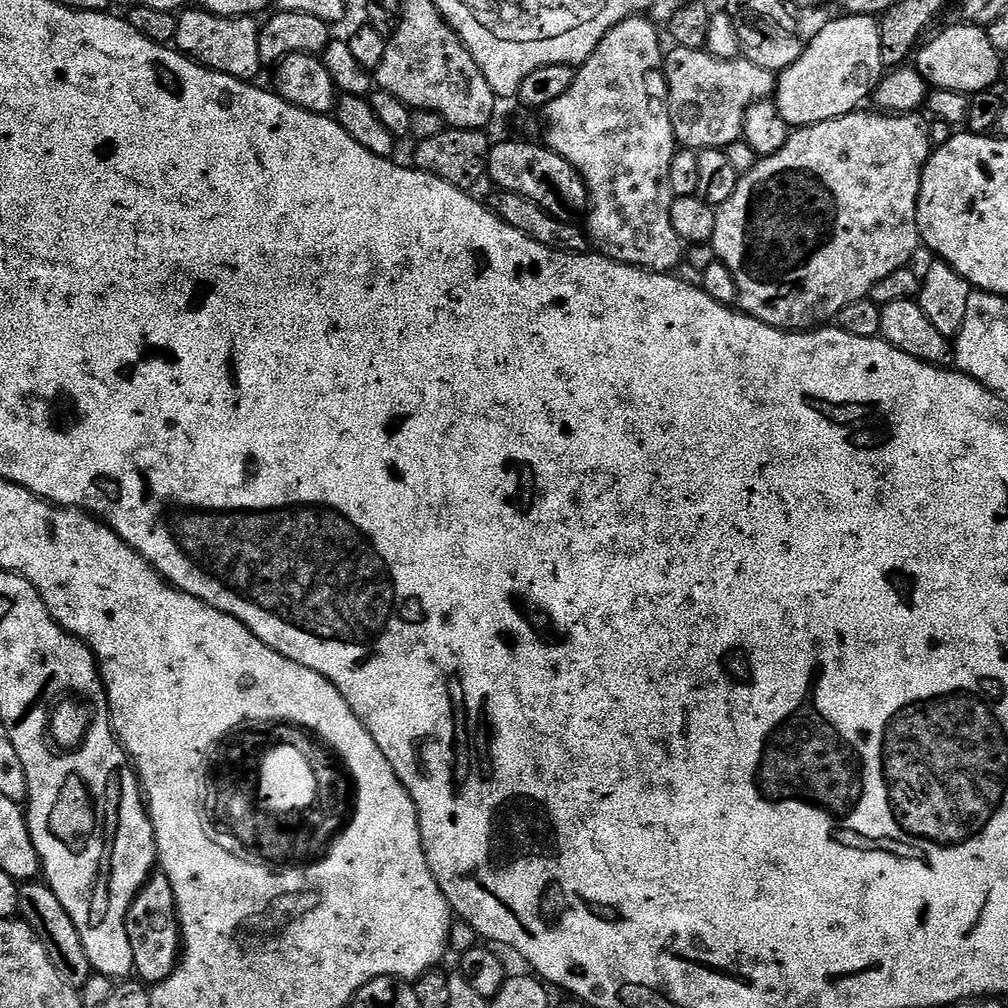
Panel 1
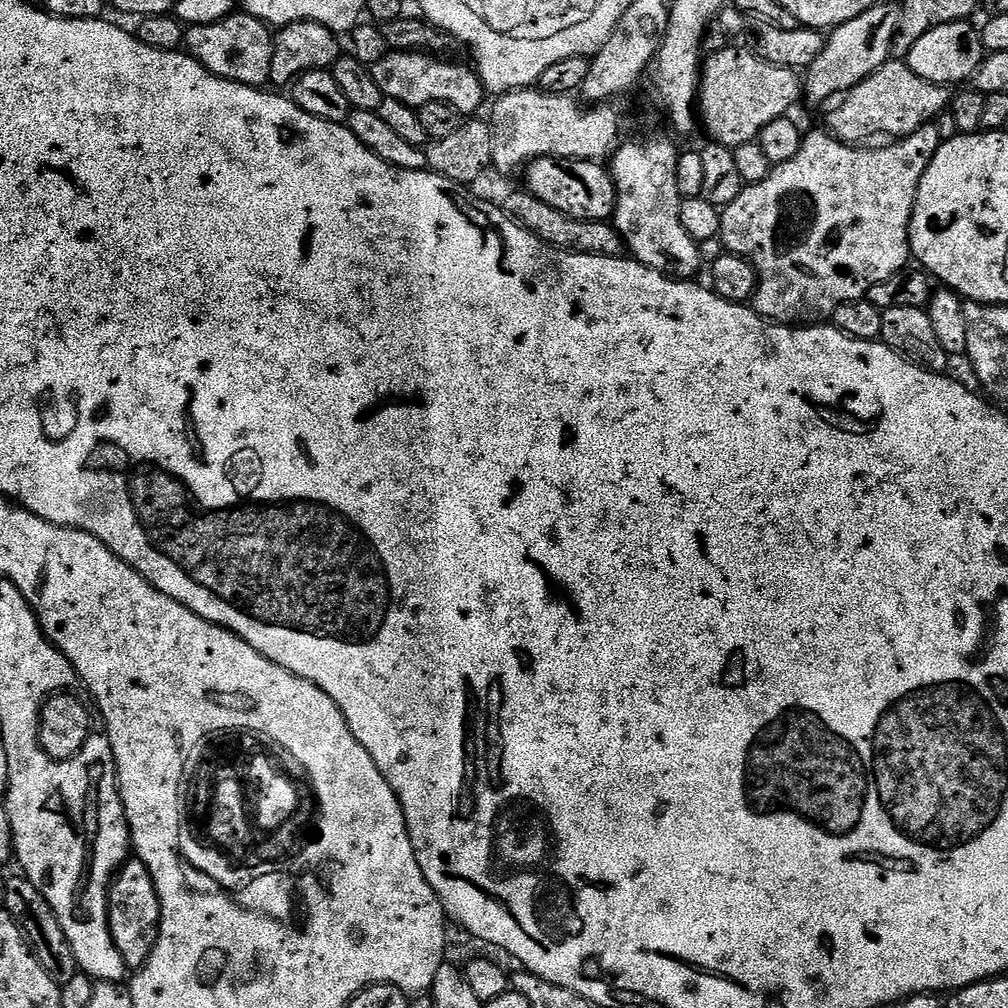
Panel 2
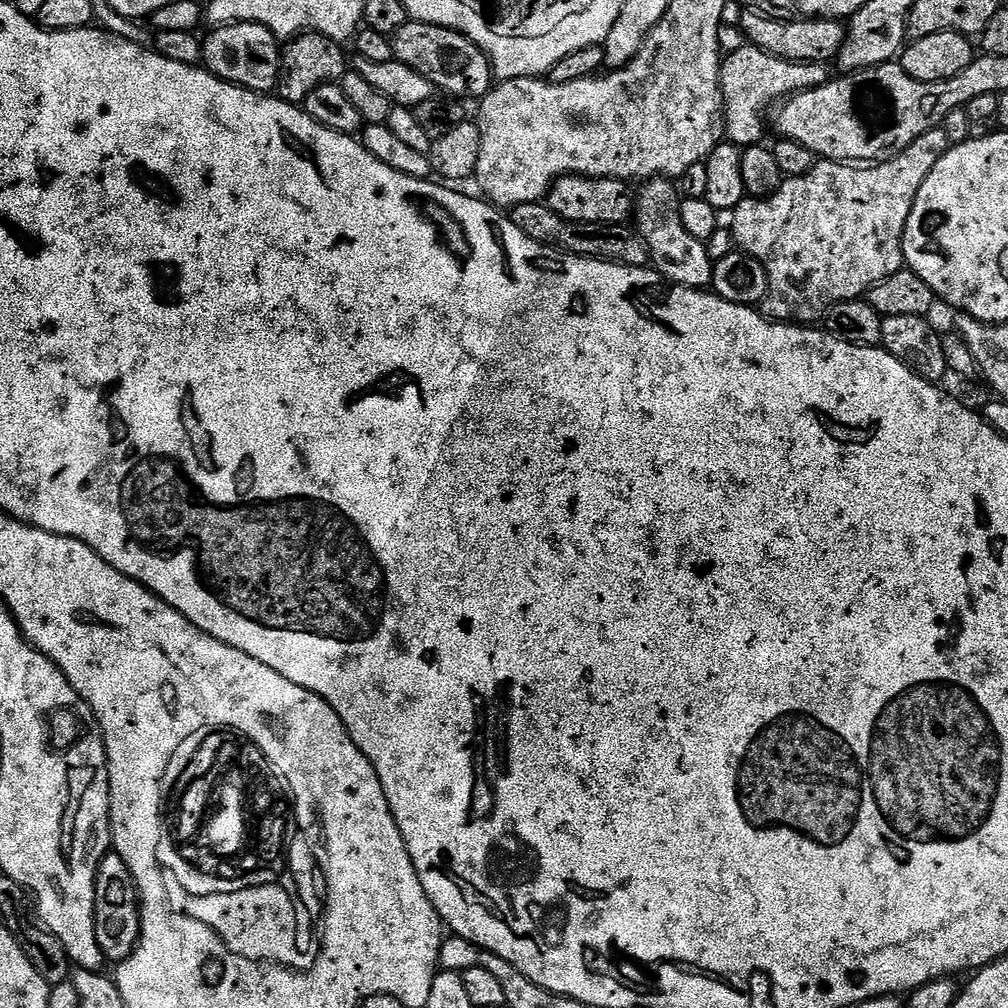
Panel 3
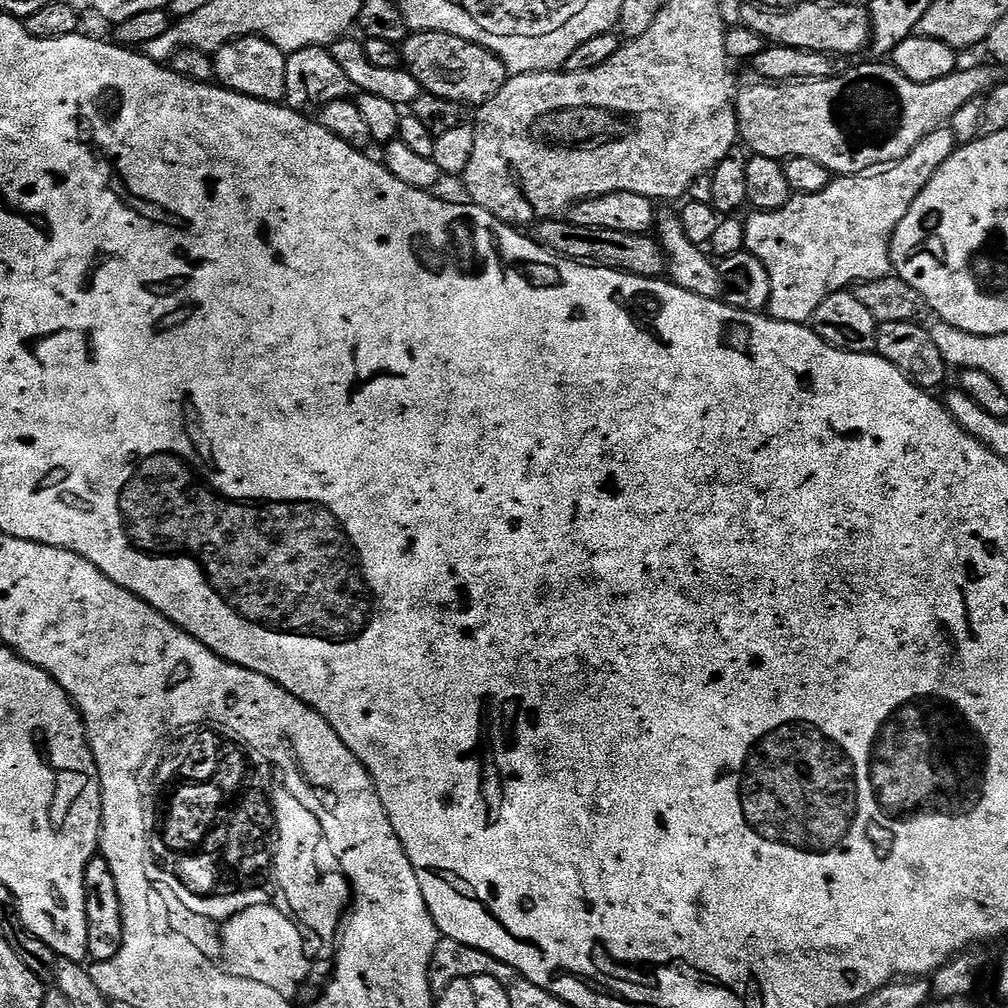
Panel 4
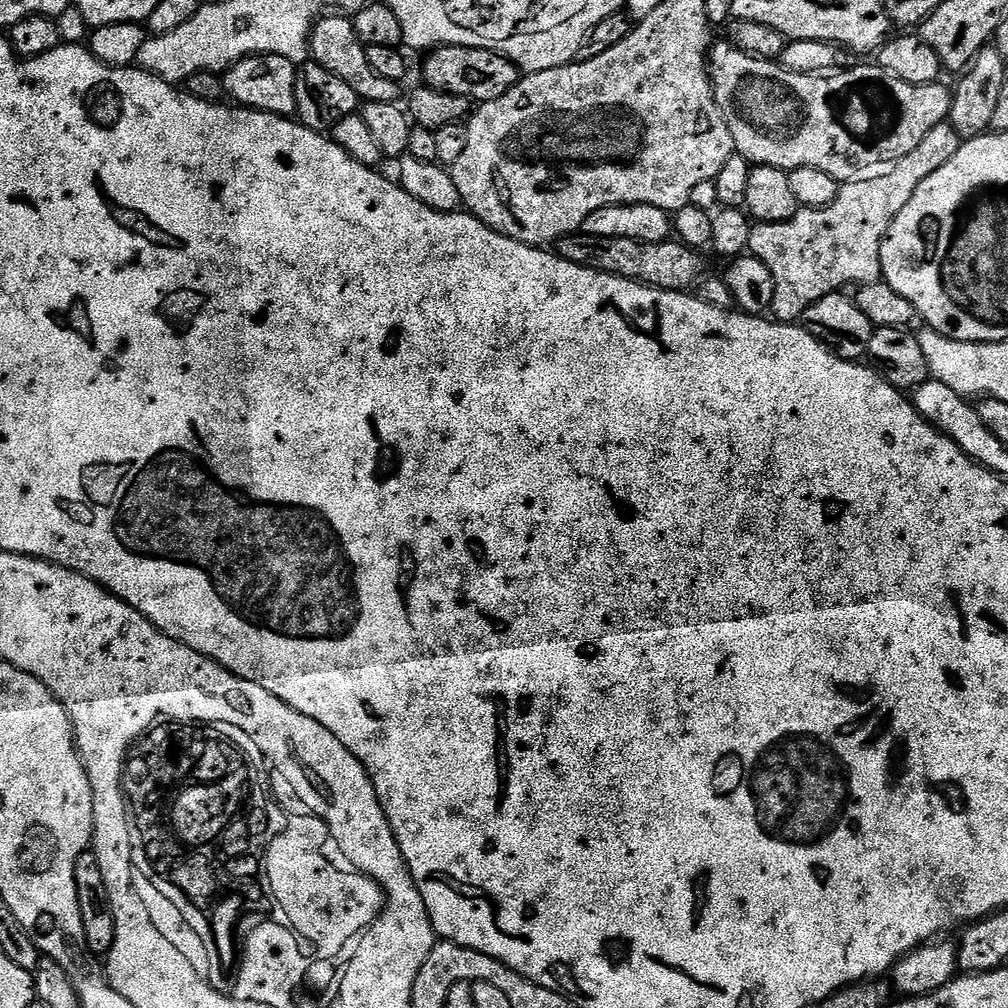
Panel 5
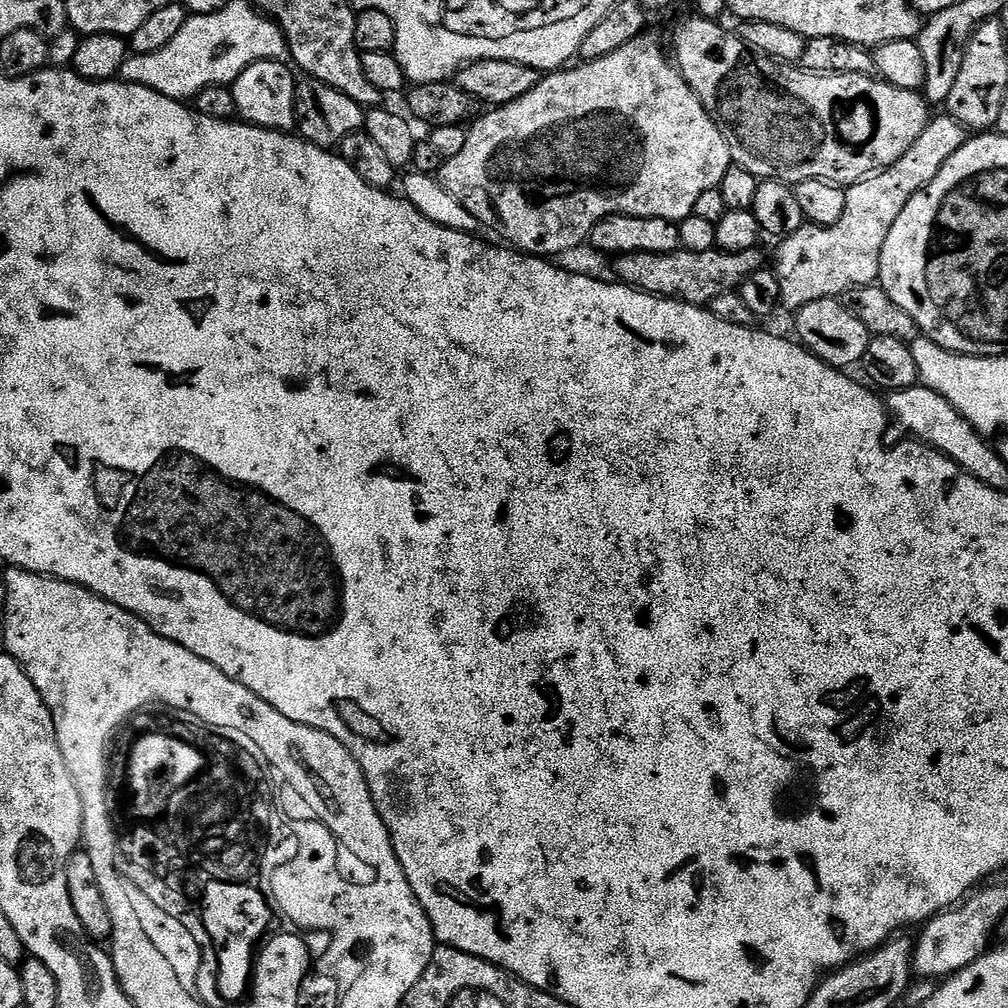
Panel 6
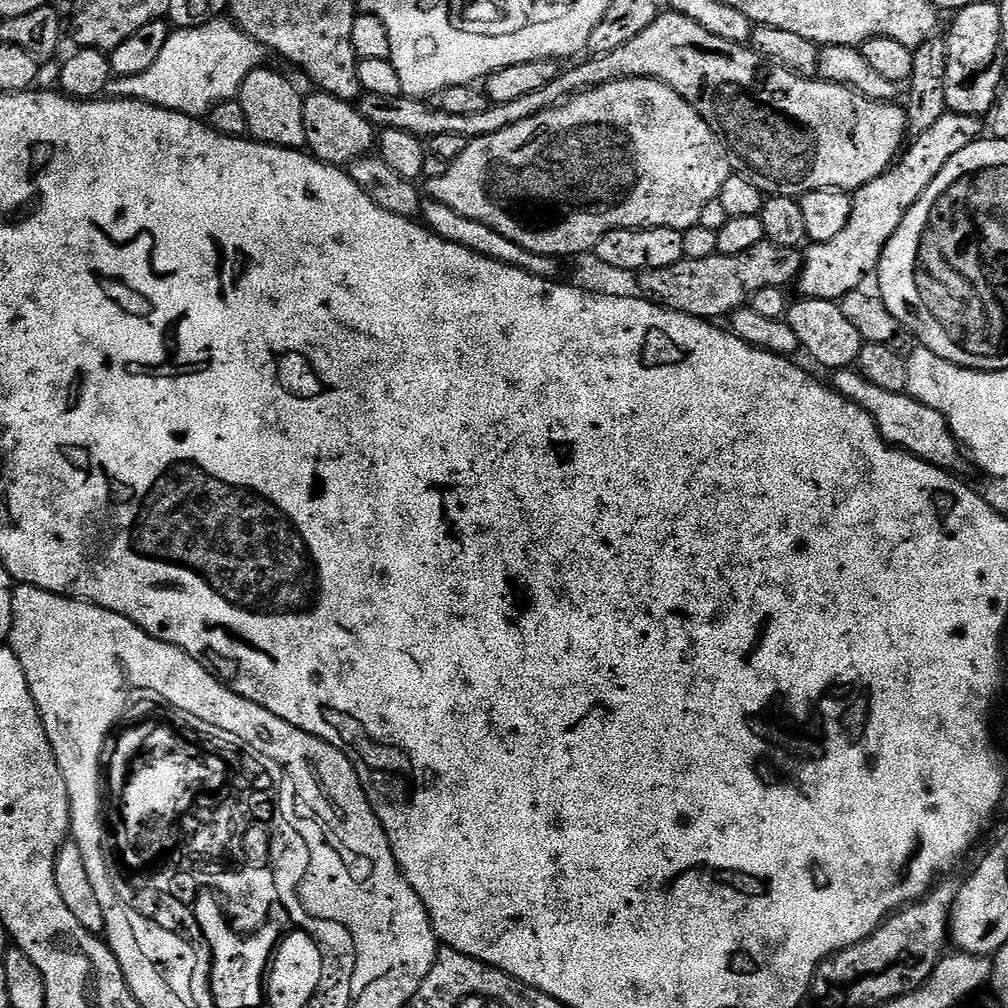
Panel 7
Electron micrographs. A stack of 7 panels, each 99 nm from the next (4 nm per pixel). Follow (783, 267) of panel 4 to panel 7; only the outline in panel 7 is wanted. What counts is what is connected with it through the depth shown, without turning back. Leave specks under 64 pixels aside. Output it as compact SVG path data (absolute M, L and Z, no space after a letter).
M947 111L942 118L938 118L938 122L934 122L934 126L930 126L930 130L915 137L911 141L913 144L909 143L903 149L902 155L887 172L855 189L846 230L830 238L830 242L807 245L798 281L799 295L809 300L839 302L847 292L857 291L863 285L860 283L879 269L884 248L898 226L902 226L902 218L906 218L910 206L922 198L926 186L942 174L942 166L946 166L958 150L966 150L966 146L981 139L983 132L980 131L985 131L985 128L981 117Z

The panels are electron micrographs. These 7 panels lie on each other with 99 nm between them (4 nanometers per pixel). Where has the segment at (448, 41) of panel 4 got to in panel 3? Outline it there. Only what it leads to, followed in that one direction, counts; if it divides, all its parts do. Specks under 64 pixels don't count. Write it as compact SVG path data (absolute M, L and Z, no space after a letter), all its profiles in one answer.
M409 19L402 30L391 36L393 61L402 66L410 66L422 78L432 83L433 89L442 91L452 98L465 98L469 96L473 102L479 102L492 91L494 77L492 63L488 55L478 47L470 38L461 32L450 30L446 26L434 26L421 20Z

